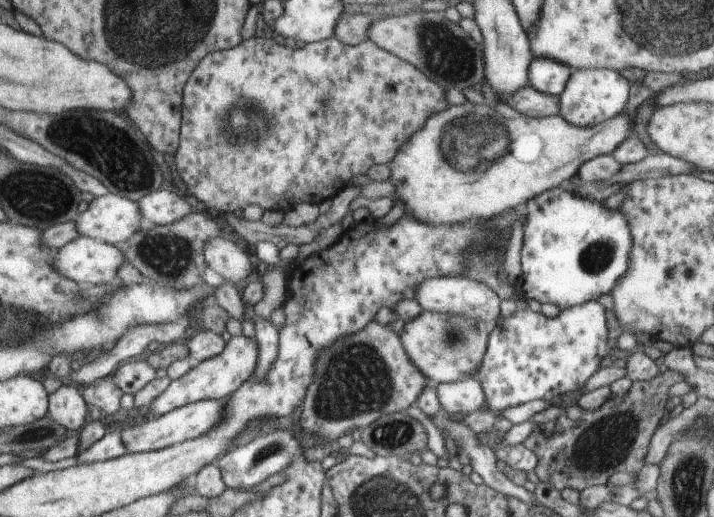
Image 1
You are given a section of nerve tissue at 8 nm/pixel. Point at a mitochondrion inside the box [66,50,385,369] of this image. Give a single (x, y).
(229, 113)

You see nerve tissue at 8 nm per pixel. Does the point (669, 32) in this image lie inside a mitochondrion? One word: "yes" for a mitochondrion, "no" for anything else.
yes

